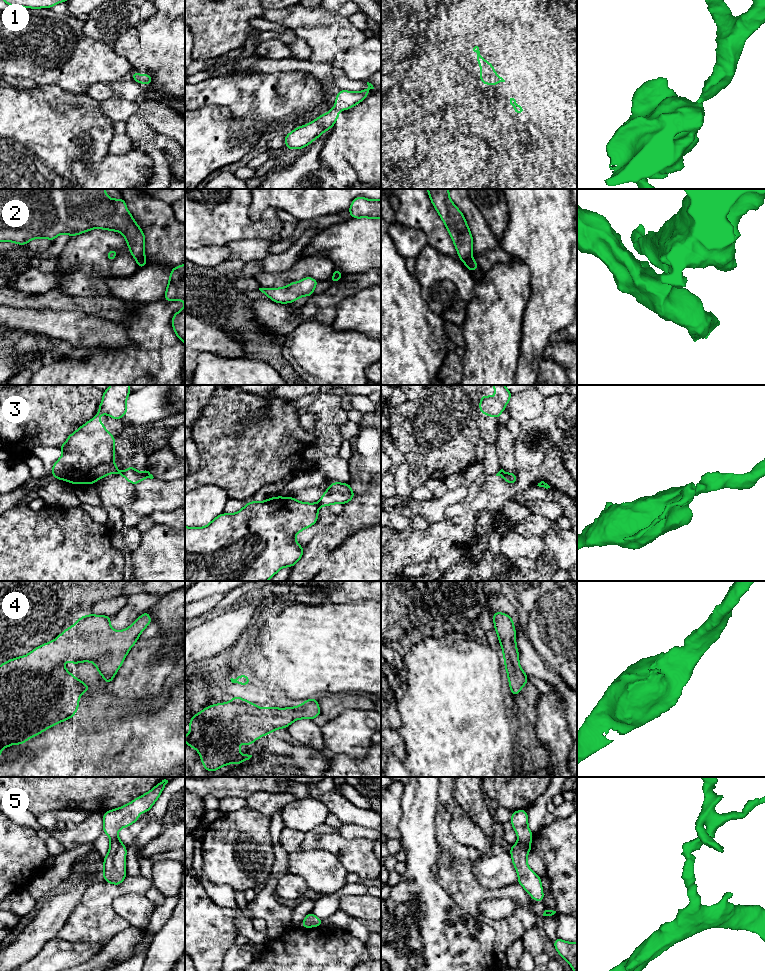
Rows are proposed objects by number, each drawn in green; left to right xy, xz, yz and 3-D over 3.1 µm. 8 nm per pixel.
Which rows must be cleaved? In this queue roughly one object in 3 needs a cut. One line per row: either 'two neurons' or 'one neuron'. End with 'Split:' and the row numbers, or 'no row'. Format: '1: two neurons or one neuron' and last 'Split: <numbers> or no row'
1: one neuron
2: two neurons
3: two neurons
4: one neuron
5: one neuron
Split: 2, 3

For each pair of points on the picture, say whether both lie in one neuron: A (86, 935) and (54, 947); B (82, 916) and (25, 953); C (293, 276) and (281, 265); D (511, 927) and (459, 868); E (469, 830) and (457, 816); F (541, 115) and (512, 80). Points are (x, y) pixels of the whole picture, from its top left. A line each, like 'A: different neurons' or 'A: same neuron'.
A: different neurons
B: different neurons
C: different neurons
D: same neuron
E: same neuron
F: same neuron

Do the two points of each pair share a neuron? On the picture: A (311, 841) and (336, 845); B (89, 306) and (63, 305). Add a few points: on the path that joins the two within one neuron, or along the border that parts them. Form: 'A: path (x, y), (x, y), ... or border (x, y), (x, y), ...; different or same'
A: path (317, 842), (330, 842); same
B: path (83, 306), (69, 305); same

